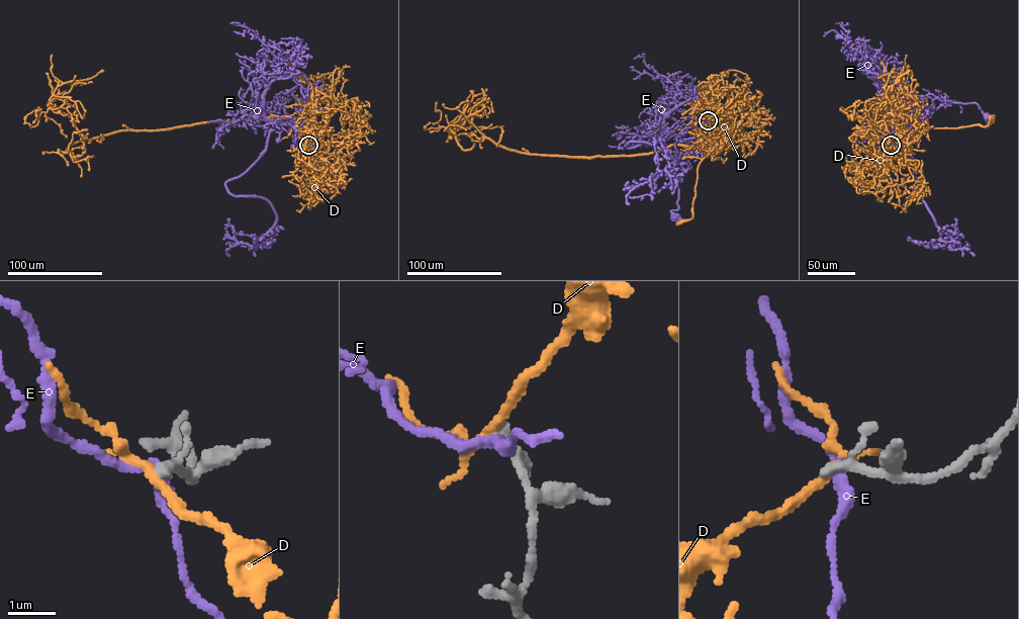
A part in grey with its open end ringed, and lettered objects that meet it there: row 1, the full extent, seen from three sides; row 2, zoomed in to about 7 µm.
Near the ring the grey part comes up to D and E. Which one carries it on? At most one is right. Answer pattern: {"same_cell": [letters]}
{"same_cell": []}

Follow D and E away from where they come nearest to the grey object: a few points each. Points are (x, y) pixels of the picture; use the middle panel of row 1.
D: (708, 121), (716, 117), (713, 148), (699, 165), (692, 216), (679, 222)
E: (708, 121), (702, 118), (676, 136), (678, 208), (671, 210), (676, 216)

